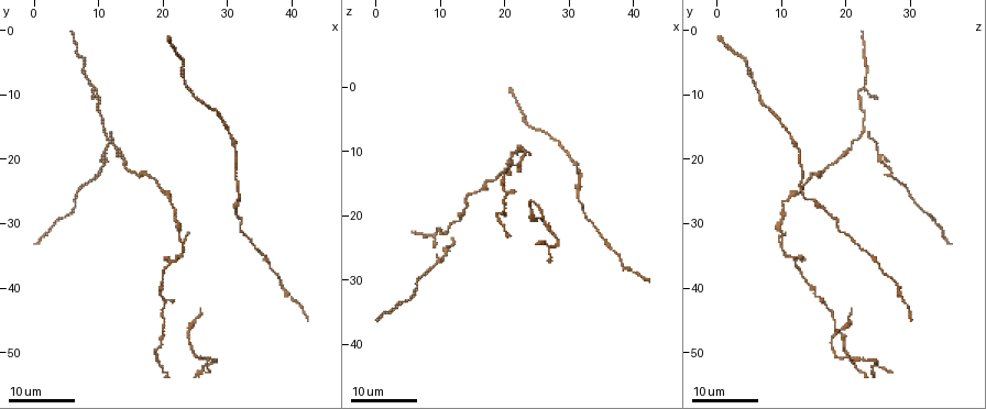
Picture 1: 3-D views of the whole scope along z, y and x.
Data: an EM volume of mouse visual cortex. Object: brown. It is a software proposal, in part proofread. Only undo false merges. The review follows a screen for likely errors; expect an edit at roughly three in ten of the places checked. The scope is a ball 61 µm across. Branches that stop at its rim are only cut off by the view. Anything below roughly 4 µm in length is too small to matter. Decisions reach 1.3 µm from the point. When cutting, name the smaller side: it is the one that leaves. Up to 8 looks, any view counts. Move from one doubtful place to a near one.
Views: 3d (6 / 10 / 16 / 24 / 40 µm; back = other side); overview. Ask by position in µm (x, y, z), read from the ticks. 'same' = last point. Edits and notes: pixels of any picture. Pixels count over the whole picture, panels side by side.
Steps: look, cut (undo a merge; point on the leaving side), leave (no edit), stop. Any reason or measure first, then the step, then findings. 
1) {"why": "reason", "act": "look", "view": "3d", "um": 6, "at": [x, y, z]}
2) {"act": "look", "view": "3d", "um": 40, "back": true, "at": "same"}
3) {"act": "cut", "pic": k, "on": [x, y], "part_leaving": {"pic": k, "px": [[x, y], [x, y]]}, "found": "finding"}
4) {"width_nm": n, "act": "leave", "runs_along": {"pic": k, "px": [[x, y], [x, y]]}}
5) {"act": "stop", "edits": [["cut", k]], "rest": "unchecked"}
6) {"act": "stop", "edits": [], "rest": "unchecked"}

{"act": "look", "view": "3d", "um": 16, "at": [20.0, 47.0, 19.0]}

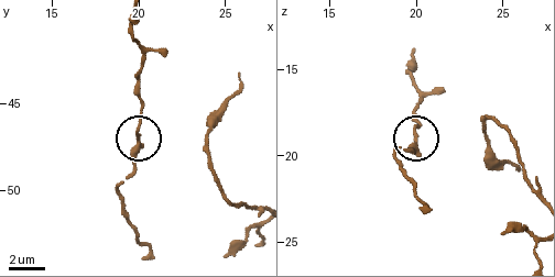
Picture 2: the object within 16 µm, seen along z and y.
{"act": "look", "view": "3d", "um": 6, "at": [19.9, 46.8, 18.7]}

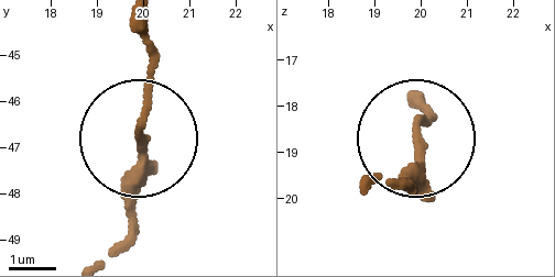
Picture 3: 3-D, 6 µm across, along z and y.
{"act": "leave", "runs_along": {"pic": 3, "px": [[419, 96], [431, 120], [407, 187]]}, "found": "continuous, no second neuron"}

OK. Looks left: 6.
{"why": "a fork", "act": "look", "view": "3d", "um": 24, "at": [23.0, 32.5, 10.0]}

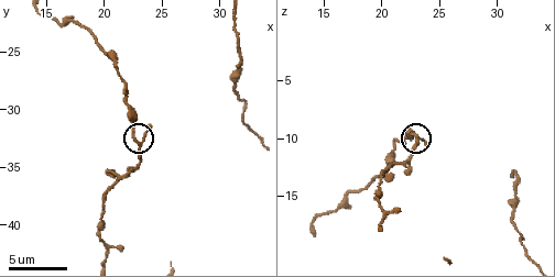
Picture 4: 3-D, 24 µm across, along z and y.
{"act": "look", "view": "3d", "um": 10, "at": "same"}

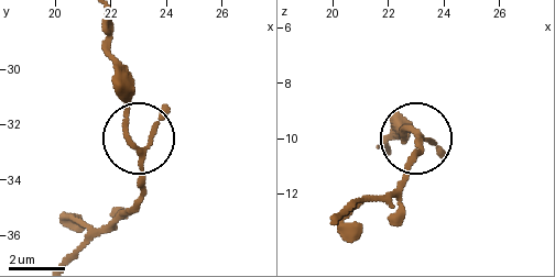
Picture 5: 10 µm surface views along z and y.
{"arms": 3, "act": "leave", "runs_along": {"pic": 5, "px": [[104, 52], [130, 135], [147, 140], [140, 203]]}, "found": "continuous, no second neuron"}

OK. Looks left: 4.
{"why": "three arms meet", "act": "look", "view": "3d", "um": 10, "at": [20.8, 36.6, 12.2]}

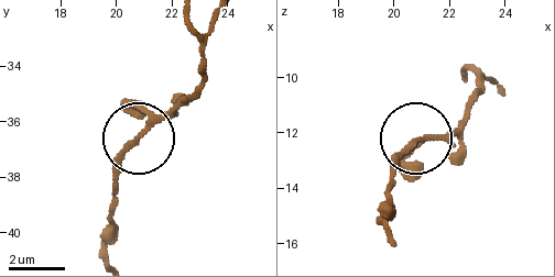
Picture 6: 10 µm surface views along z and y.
{"width_nm": 150, "act": "leave", "runs_along": {"pic": 6, "px": [[191, 21], [198, 85], [122, 156], [110, 203]]}, "found": "one neuron here"}

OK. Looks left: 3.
{"act": "look", "view": "3d", "um": 24, "at": [11.5, 15.5, 22.5]}

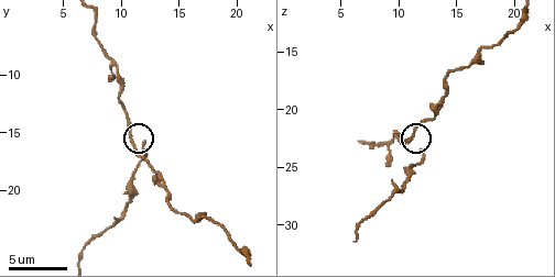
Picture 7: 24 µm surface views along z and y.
{"act": "look", "view": "3d", "um": 10, "at": [11.0, 15.6, 22.6]}

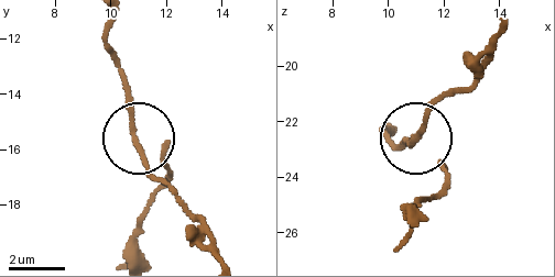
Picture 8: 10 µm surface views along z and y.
{"act": "leave", "runs_along": {"pic": 8, "px": [[219, 255], [203, 220], [150, 170], [131, 121], [124, 74]]}, "found": "continuous, no second neuron"}

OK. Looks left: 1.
{"act": "stop", "edits": [], "rest": "unchecked"}

